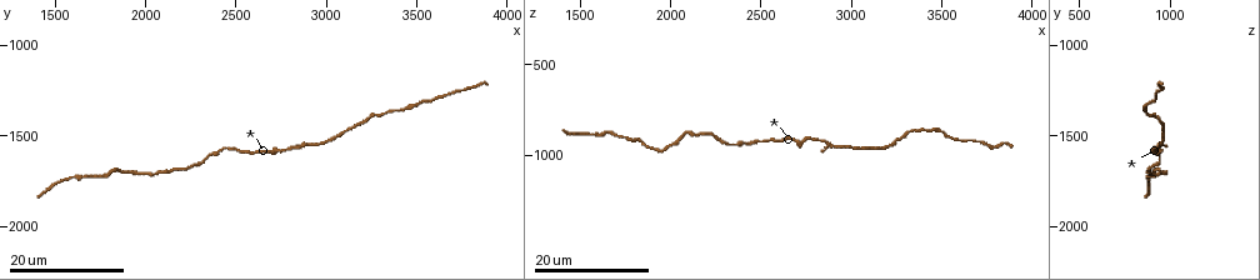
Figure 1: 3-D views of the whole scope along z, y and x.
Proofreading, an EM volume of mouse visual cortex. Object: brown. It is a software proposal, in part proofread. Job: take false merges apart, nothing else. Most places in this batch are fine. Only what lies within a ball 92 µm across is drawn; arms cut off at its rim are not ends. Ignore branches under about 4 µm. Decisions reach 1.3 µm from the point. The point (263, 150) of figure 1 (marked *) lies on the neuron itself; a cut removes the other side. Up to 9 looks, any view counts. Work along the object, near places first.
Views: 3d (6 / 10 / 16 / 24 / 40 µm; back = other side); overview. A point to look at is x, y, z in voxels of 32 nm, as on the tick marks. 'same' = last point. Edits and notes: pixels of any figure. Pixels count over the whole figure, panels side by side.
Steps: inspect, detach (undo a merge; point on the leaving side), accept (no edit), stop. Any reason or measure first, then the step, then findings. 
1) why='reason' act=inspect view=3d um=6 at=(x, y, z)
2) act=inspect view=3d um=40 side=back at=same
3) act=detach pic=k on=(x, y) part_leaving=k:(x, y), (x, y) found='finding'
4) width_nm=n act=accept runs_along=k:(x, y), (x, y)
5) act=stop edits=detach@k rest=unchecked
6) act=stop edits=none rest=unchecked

why='sudden change in width' act=inspect view=3d um=24 at=(2740, 1580, 920)

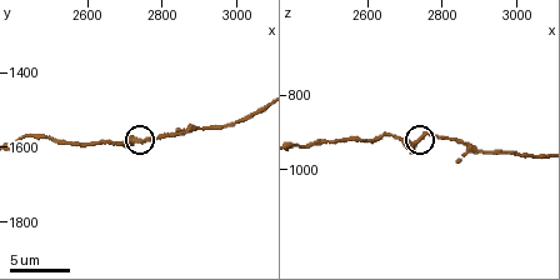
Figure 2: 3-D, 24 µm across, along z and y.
act=inspect view=3d um=6 at=(2750, 1580, 920)

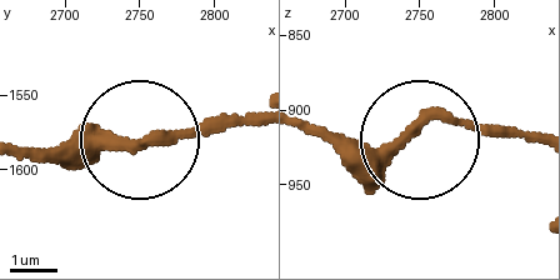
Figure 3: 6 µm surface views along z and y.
width_nm=270 act=accept runs_along=3:(29, 145), (125, 145), (256, 121) found='all the same neuron'

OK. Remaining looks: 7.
why='calibre changes' act=inspect view=3d um=16 at=(2100, 1720, 880)

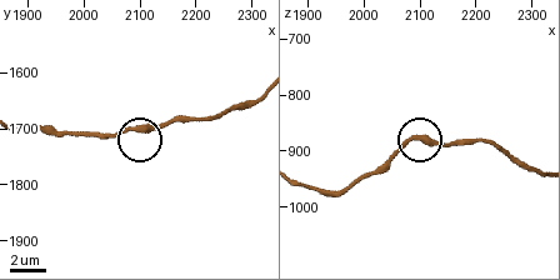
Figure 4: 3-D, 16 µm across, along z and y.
why='closer look' act=inspect view=3d um=10 at=(2080, 1705, 880)

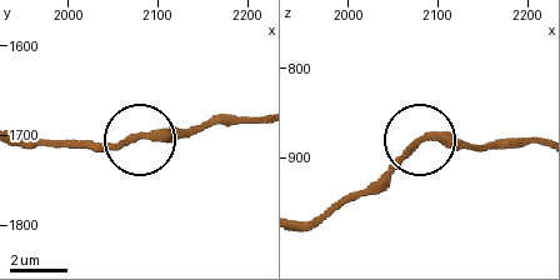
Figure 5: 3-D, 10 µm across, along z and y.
width_nm=280 act=accept found='one neuron here'

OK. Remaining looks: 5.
why='calibre changes' act=inspect view=3d um=24 at=(1600, 1740, 880)

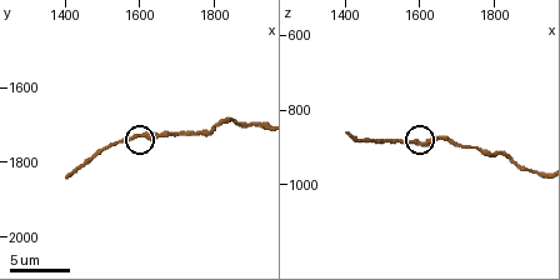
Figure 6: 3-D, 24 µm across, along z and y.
why='zoom in' act=inspect view=3d um=10 at=(1590, 1730, 890)

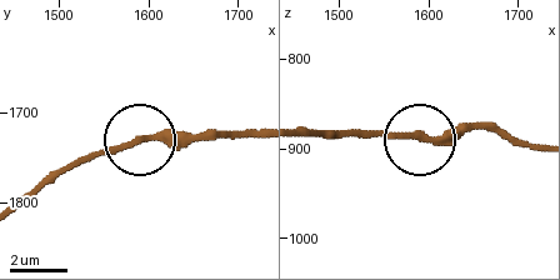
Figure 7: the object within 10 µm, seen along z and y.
act=accept found='continuous, no second neuron'

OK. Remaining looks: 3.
why='thick turns thin' act=inspect view=3d um=24 at=(3420, 1340, 860)

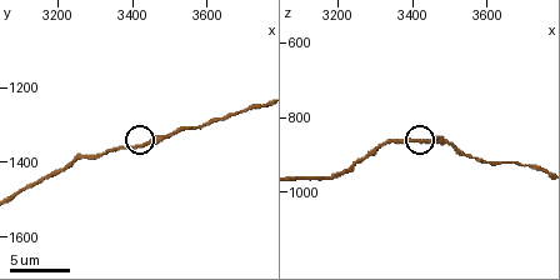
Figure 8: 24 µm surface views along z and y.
why='zoom in' act=inspect view=3d um=10 at=(3430, 1350, 860)

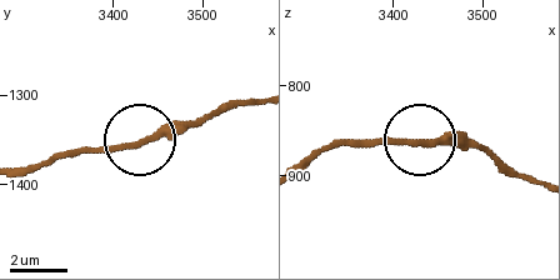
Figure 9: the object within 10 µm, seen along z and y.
why='zoom in' act=inspect view=3d um=6 at=(3425, 1355, 860)

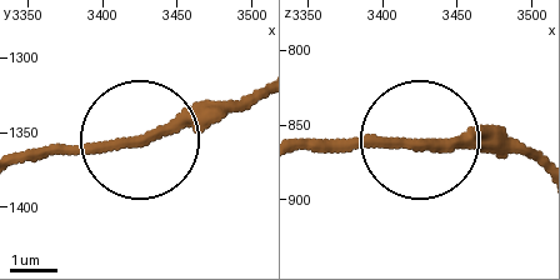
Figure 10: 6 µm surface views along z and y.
act=accept runs_along=10:(24, 159), (248, 111) found='continuous, no second neuron'

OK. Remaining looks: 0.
act=stop edits=none rest=unchecked

